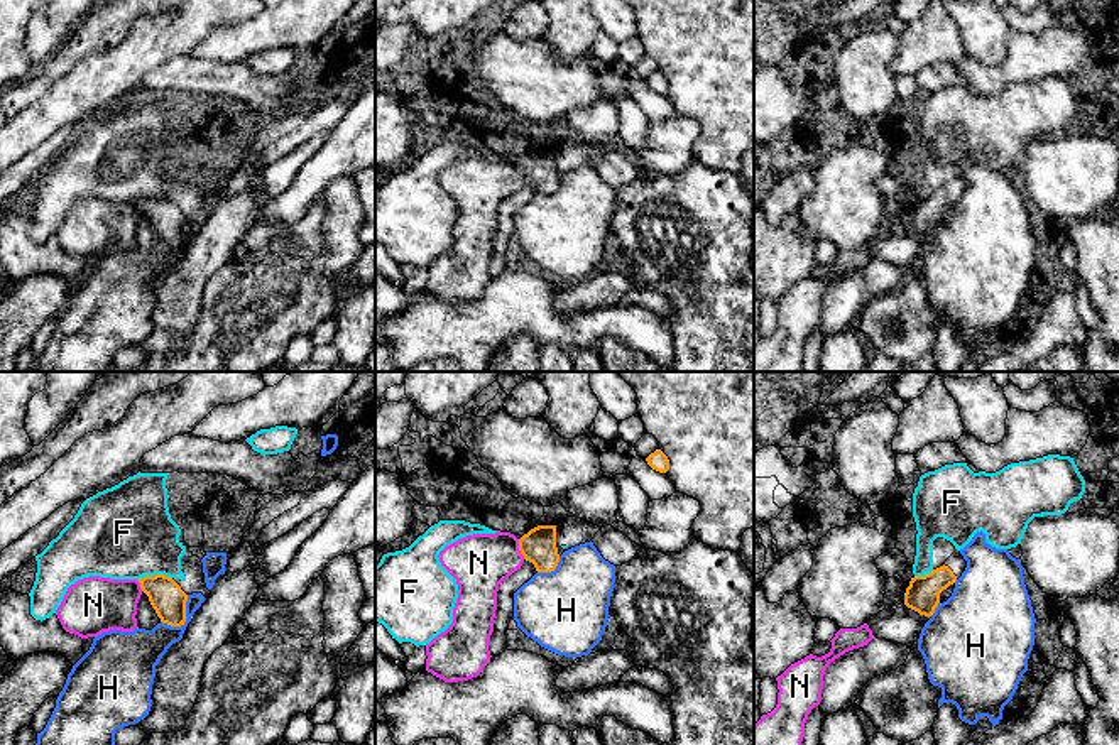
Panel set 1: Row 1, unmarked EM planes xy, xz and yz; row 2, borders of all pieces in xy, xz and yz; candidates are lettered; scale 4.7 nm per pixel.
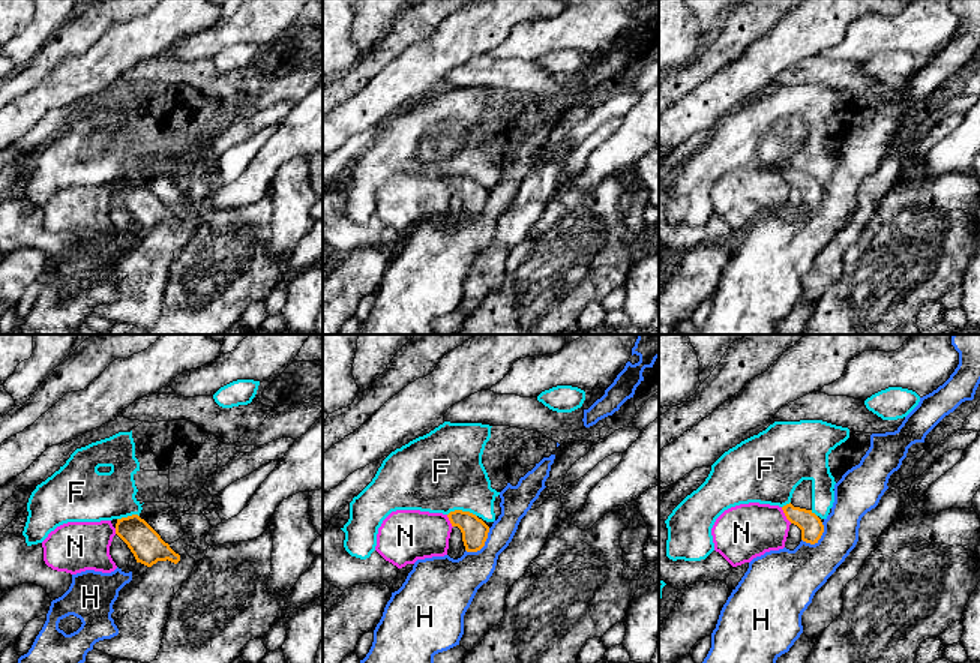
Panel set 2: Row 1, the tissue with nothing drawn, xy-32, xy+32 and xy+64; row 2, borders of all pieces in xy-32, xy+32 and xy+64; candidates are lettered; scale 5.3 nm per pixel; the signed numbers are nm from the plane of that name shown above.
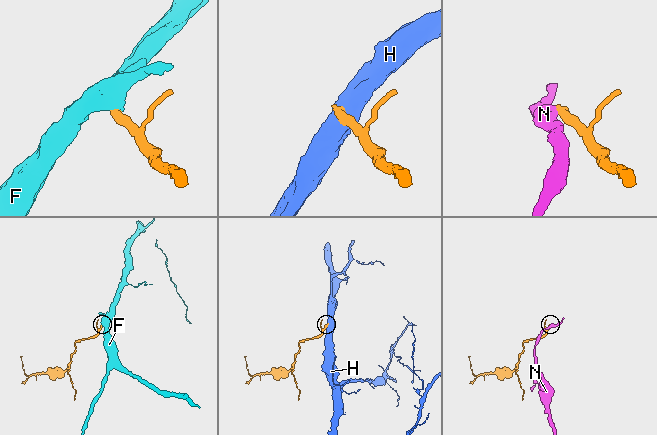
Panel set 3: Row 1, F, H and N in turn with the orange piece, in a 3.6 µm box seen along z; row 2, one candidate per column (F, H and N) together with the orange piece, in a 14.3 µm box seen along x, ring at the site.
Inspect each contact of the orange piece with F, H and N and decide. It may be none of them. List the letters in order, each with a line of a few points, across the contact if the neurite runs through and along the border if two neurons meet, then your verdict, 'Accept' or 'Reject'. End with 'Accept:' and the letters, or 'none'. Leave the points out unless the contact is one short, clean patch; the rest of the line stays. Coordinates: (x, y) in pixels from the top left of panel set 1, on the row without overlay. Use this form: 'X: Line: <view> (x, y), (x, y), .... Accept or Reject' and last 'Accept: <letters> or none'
F: Line: xy (171, 198), (144, 196), (137, 201). Reject
H: Line: xy (188, 217), (185, 242), (180, 247), (163, 245). Reject
N: Line: xz (518, 161), (518, 171), (524, 179). Reject
Accept: none

